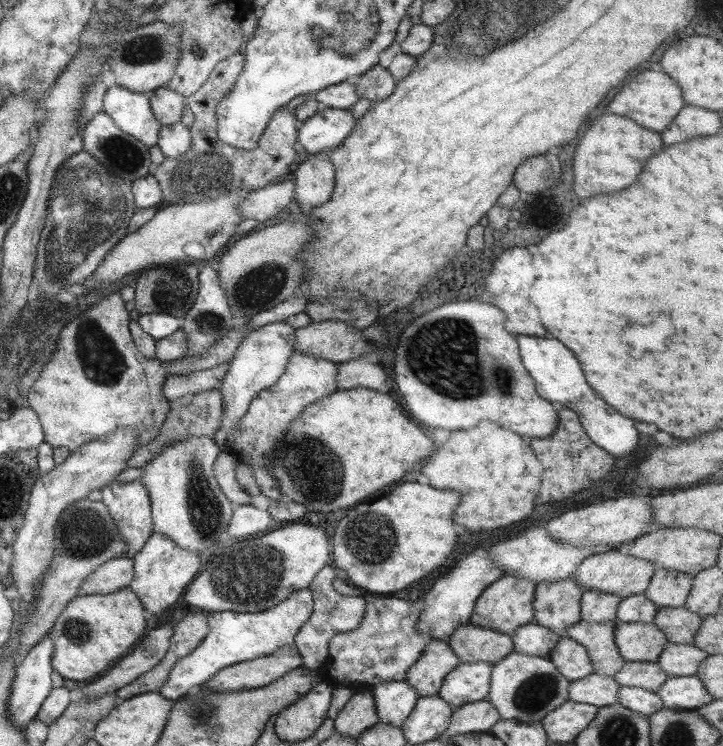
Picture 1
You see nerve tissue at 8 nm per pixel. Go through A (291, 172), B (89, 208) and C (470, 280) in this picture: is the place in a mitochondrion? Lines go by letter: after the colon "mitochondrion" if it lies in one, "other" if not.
A: other
B: mitochondrion
C: other

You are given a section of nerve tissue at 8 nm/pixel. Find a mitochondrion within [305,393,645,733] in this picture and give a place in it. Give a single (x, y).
(372, 538)

